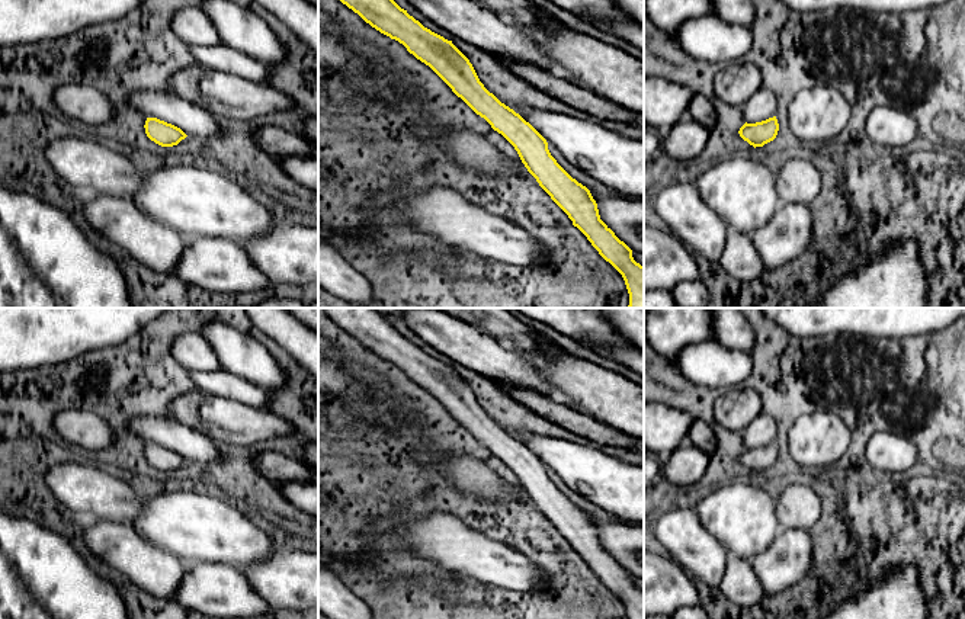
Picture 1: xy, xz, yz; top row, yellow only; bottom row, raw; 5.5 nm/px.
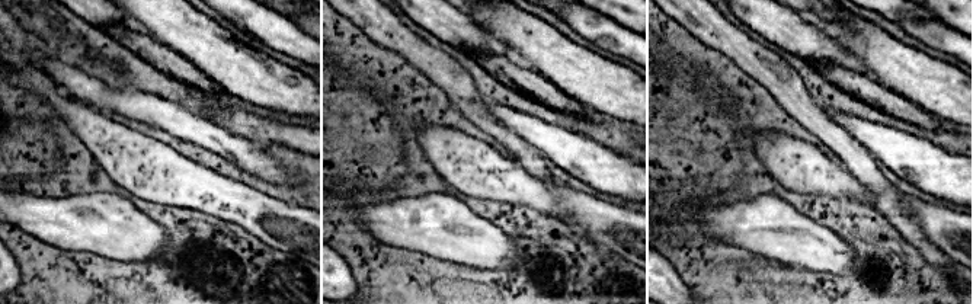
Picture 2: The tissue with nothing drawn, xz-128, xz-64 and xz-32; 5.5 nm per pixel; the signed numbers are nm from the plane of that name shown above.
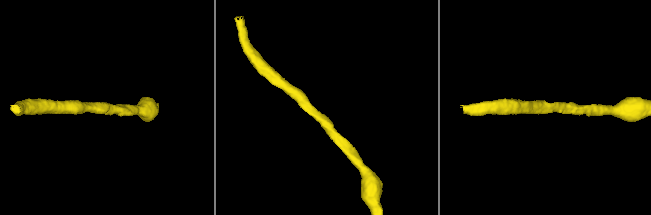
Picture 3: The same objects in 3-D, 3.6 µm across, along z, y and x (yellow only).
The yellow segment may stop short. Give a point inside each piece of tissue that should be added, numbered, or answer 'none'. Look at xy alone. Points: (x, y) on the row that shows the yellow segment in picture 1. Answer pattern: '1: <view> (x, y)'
none

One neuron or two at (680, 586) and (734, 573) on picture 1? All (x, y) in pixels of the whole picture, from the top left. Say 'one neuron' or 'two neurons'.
two neurons

